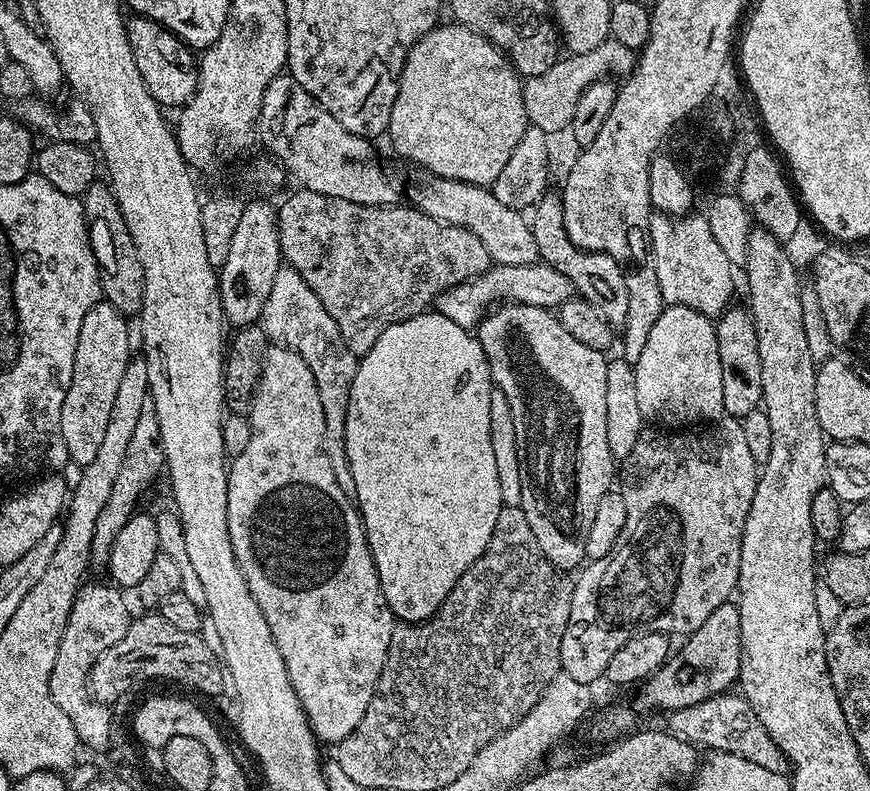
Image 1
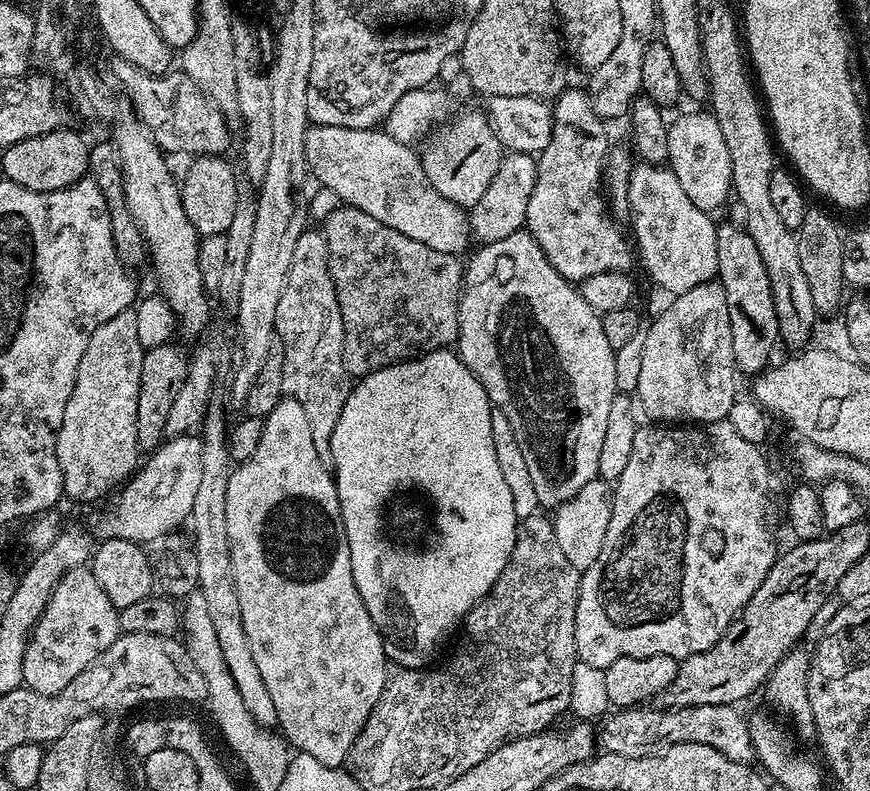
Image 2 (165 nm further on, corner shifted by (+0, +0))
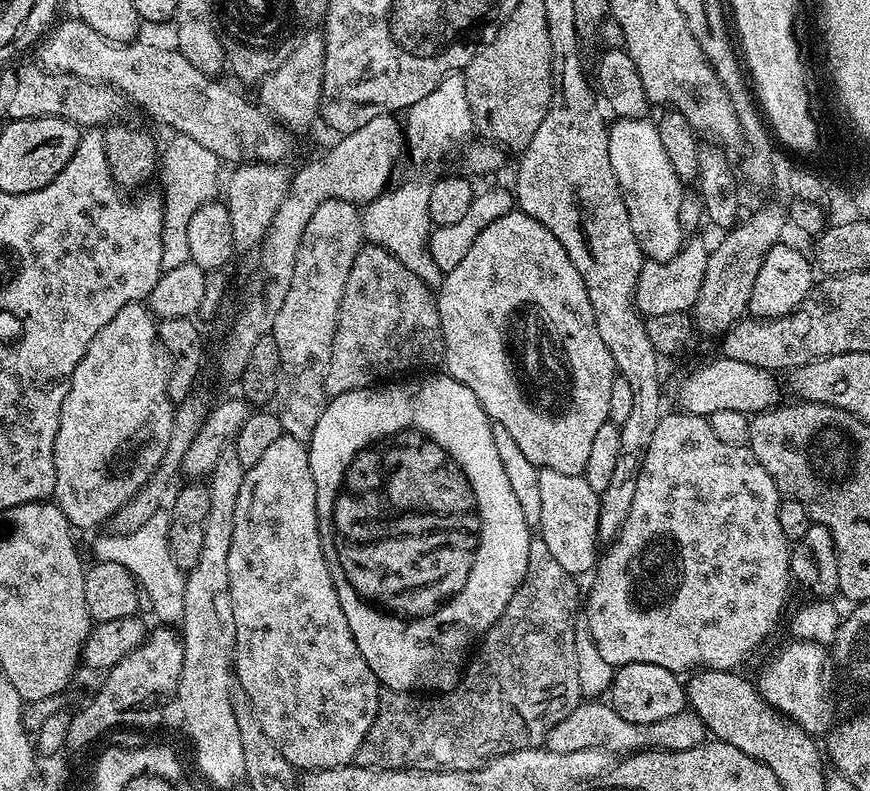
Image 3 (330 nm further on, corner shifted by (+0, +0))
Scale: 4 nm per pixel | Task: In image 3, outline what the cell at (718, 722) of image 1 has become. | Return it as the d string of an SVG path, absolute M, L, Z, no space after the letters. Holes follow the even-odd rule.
M582 702L573 712L566 714L558 726L550 730L546 746L558 754L571 754L573 750L602 750L613 754L635 754L645 750L663 750L677 752L690 750L694 746L705 743L709 730L696 712L685 710L670 718L662 718L662 722L639 724L626 722L622 714L618 714L608 702Z

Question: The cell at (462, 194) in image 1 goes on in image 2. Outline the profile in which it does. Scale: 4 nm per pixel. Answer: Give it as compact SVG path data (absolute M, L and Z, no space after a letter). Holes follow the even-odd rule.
M312 124L306 134L306 162L314 180L325 184L340 199L337 201L347 207L362 210L370 214L370 218L378 218L382 226L390 226L390 230L398 230L398 234L406 234L406 238L414 238L414 242L422 242L430 246L430 250L442 250L451 256L469 251L468 240L473 239L469 213L450 202L450 198L442 198L442 194L430 186L424 173L424 161L417 149L394 139L390 133L379 127L347 128Z

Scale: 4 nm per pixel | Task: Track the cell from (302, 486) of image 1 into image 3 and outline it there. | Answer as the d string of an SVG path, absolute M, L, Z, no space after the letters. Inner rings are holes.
M282 435L278 438L278 442L274 442L267 448L253 468L245 471L242 478L242 490L238 490L238 503L234 506L234 534L230 538L228 589L232 599L236 627L234 680L239 691L248 695L248 701L252 703L252 708L256 711L258 726L262 726L262 734L266 734L270 742L280 747L282 756L297 770L321 772L327 768L342 768L346 764L353 763L356 752L362 746L374 722L376 712L380 709L382 685L376 679L374 670L366 666L366 658L362 658L362 650L358 650L358 642L354 642L354 634L350 634L350 622L346 622L346 614L342 614L342 602L338 602L338 590L334 590L334 578L330 574L330 566L326 562L326 554L322 550L320 541L320 527L316 513L316 487L314 474L310 474L310 458L305 441Z

